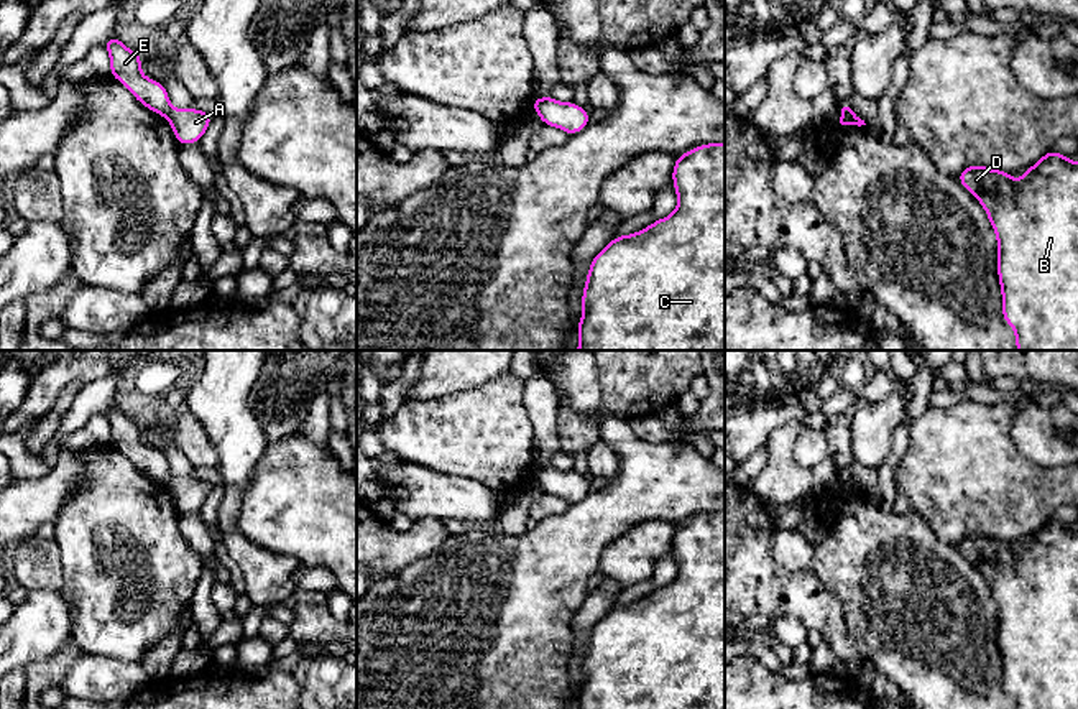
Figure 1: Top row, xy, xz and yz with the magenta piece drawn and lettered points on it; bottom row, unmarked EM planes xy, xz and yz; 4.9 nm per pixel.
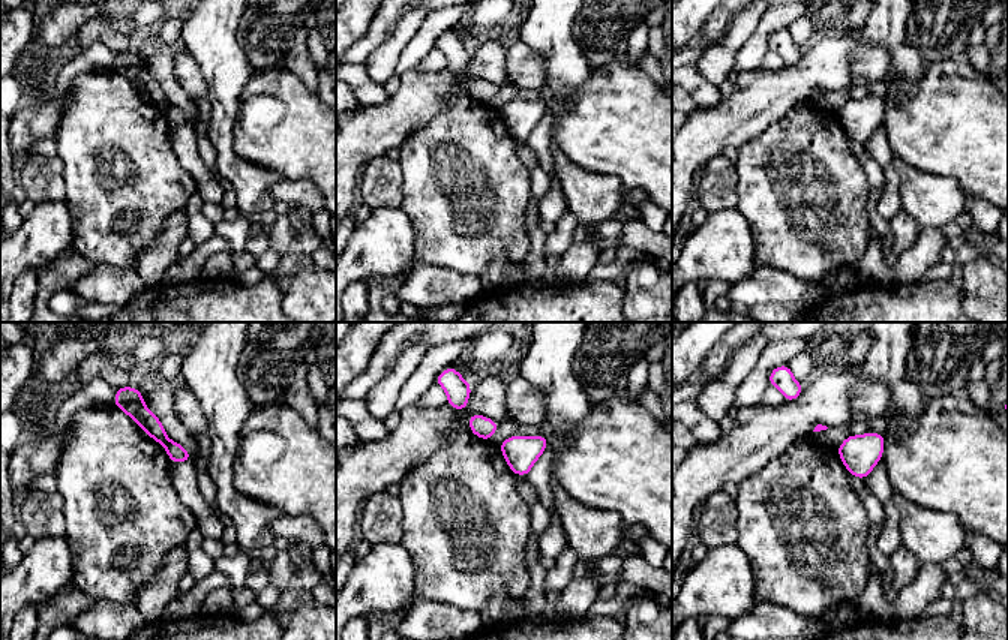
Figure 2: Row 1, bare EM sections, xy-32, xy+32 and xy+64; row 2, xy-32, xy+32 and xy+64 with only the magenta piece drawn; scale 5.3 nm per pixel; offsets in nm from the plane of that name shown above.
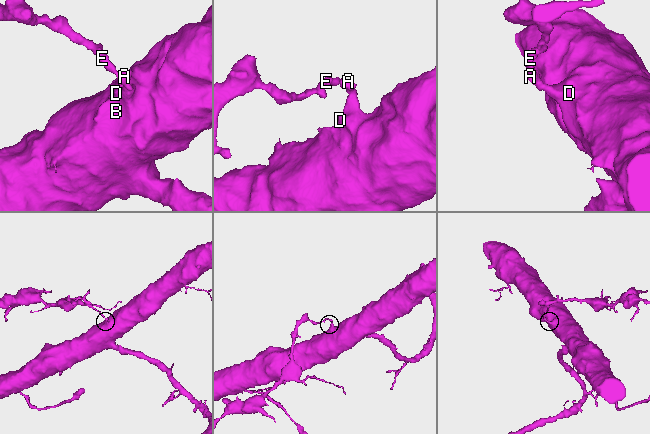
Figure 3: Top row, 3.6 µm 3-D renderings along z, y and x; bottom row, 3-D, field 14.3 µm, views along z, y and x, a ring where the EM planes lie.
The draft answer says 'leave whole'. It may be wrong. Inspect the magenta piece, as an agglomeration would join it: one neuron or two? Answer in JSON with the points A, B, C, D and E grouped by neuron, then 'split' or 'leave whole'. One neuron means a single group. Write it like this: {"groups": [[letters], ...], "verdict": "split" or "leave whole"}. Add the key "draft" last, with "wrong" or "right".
{"groups": [["A", "B", "C", "D"], ["E"]], "verdict": "split", "draft": "wrong"}

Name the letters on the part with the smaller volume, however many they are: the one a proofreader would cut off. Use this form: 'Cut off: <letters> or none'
Cut off: E

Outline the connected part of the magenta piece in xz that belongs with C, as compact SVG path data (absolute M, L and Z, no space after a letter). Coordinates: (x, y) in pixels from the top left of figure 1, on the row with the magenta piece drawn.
M705 143L677 156L672 183L679 197L677 209L631 235L615 237L590 262L582 293L582 319L577 324L580 344L575 350L725 350L725 143Z

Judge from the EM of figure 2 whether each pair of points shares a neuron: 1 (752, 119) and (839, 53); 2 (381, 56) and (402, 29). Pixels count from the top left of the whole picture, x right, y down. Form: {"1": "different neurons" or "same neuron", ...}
{"1": "same neuron", "2": "same neuron"}

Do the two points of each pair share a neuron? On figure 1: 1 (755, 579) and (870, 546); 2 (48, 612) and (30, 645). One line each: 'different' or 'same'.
1: different
2: same

